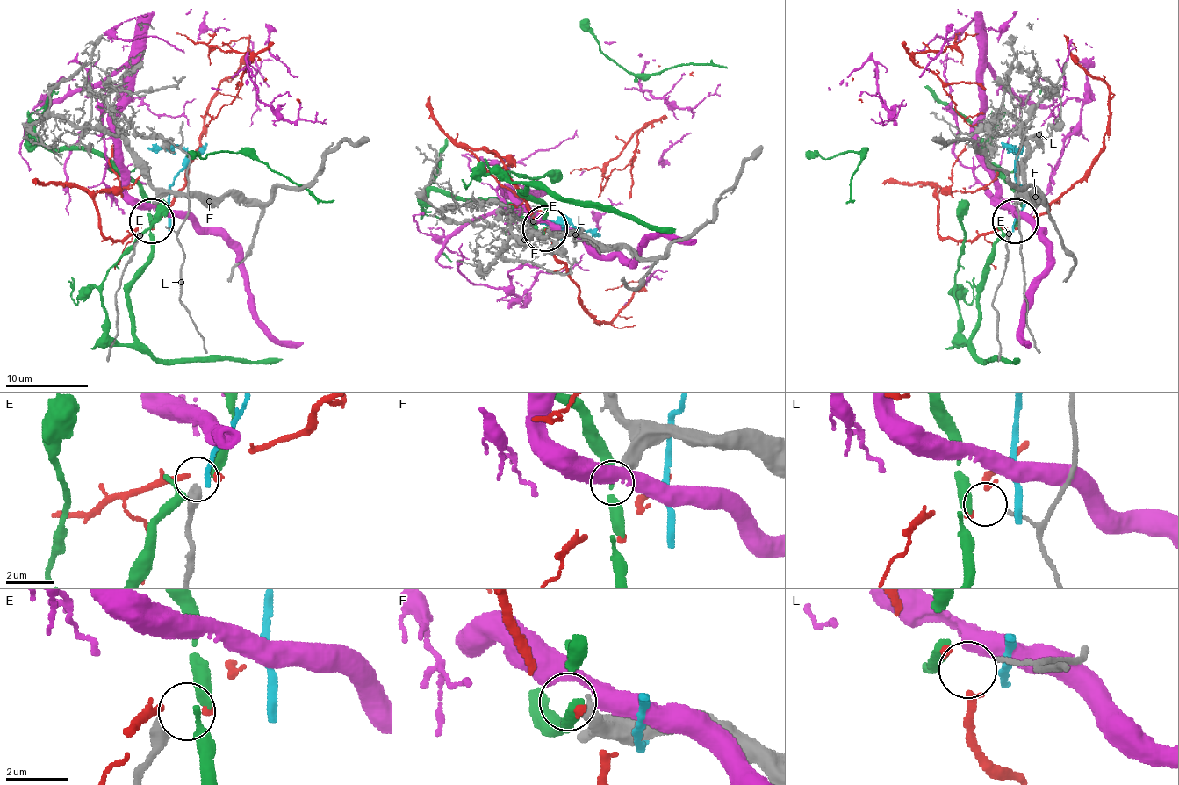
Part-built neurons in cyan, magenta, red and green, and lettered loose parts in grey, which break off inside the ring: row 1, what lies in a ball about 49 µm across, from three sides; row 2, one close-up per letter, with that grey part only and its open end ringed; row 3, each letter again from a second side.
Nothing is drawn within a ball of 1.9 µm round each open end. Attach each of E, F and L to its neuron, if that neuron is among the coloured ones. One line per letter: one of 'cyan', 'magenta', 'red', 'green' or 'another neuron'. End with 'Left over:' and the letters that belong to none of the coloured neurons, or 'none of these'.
E: another neuron
F: another neuron
L: another neuron
Left over: E, F, L

